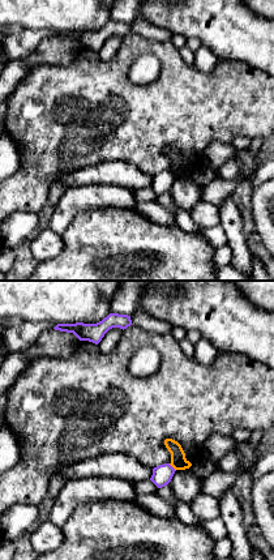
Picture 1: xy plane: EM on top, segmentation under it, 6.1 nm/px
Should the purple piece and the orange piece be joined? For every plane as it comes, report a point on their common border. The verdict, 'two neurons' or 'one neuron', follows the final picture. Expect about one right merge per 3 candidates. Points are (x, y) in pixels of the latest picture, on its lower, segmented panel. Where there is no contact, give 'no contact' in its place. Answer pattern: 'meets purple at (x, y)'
meets purple at (172, 467)

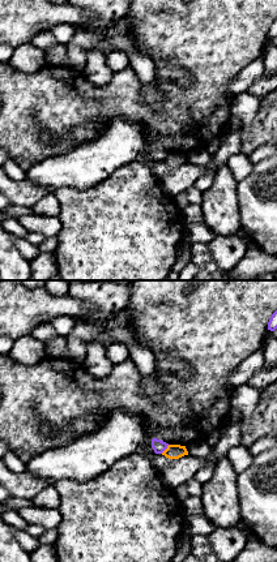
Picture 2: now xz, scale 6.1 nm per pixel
meets purple at (165, 449)

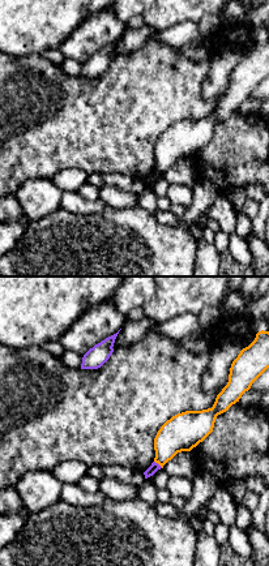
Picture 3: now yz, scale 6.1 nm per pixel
meets purple at (157, 463)

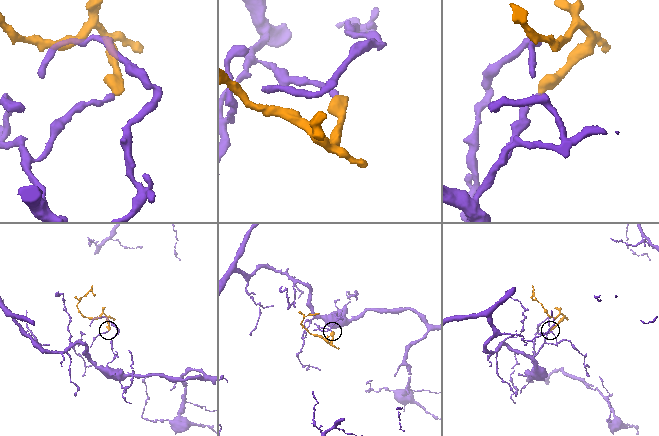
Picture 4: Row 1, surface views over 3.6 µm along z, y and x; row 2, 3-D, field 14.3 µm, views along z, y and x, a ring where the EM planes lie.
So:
two neurons

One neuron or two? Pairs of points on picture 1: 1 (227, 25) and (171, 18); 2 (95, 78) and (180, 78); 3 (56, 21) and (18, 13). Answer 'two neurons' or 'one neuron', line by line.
1: one neuron
2: one neuron
3: one neuron

